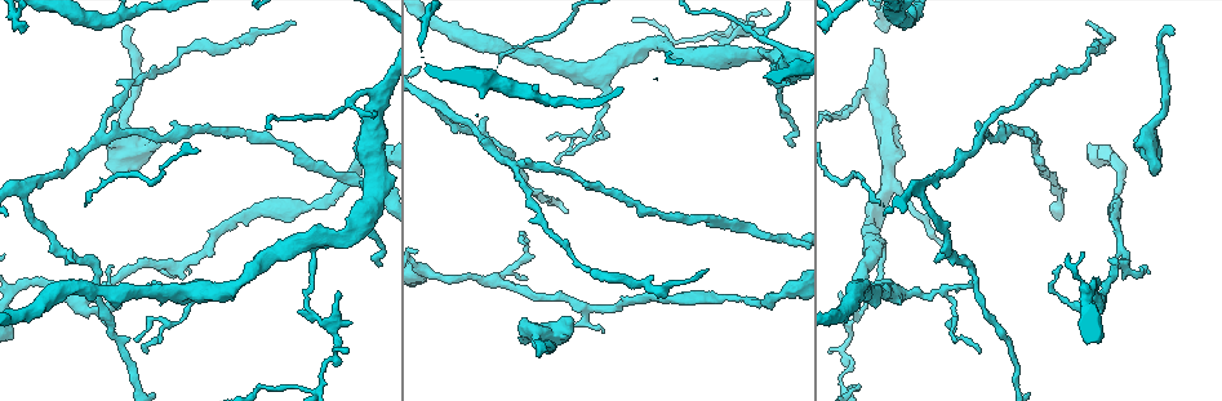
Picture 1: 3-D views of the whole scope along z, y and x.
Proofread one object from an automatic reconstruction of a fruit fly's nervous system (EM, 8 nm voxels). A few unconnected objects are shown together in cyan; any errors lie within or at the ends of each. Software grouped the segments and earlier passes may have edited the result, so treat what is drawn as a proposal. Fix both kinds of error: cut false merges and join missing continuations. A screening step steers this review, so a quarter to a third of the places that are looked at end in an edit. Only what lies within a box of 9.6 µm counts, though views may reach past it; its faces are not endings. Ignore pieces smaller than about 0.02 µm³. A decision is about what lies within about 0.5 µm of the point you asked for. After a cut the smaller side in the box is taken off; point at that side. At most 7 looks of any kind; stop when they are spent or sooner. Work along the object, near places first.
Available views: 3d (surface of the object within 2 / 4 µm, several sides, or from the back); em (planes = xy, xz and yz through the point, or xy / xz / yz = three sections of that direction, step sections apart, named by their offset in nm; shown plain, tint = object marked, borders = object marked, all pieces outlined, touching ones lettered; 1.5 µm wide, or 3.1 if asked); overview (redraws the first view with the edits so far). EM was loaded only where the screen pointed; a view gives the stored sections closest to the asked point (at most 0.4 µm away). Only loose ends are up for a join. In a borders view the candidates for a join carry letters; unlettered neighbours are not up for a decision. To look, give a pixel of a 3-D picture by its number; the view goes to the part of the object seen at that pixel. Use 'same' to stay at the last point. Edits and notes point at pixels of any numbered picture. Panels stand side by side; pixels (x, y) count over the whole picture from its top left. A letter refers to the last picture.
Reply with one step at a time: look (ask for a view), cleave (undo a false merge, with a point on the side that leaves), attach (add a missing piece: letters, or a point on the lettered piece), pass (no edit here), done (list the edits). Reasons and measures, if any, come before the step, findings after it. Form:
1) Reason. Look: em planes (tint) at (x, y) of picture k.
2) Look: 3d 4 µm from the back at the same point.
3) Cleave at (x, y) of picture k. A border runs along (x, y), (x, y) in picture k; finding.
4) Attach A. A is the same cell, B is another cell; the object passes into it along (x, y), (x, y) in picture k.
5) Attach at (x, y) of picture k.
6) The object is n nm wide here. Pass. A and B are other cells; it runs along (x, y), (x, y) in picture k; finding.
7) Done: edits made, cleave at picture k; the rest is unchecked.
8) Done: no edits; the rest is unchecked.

Thin end. Look: 3d 4 µm at (527, 277) of picture 1.

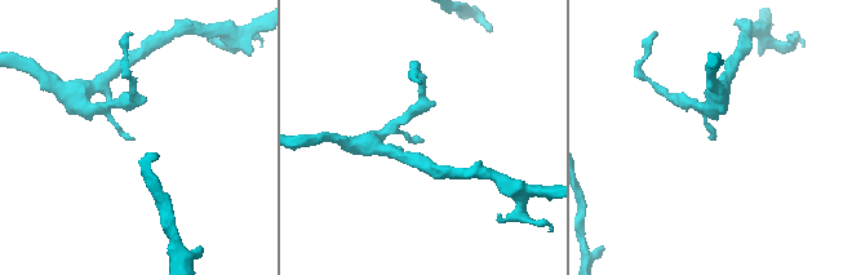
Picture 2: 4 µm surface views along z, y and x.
Look: em planes (plain) at (711, 138) of picture 2.

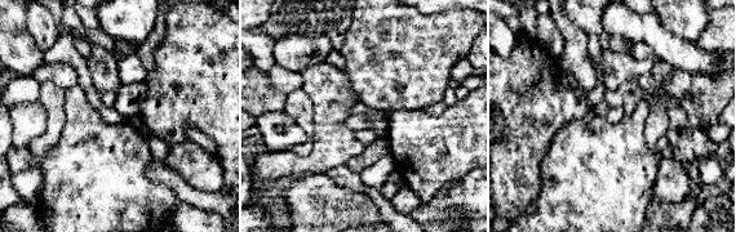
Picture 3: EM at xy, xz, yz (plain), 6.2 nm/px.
Look: em planes (borders) at the same point.

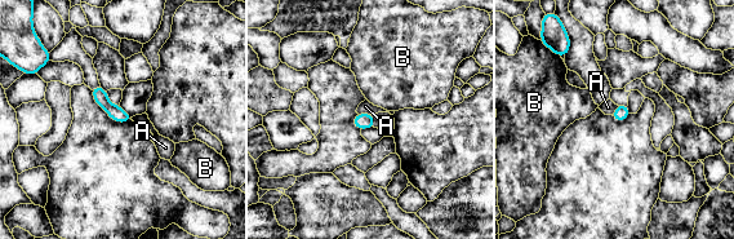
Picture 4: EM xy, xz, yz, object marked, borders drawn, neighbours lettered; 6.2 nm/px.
Pass. A and B are other cells; a border runs along (370, 113), (357, 114) in picture 4; none of them fits.

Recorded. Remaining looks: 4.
Sudden change in width. Look: 3d 4 µm from the back at (714, 297) of picture 1.

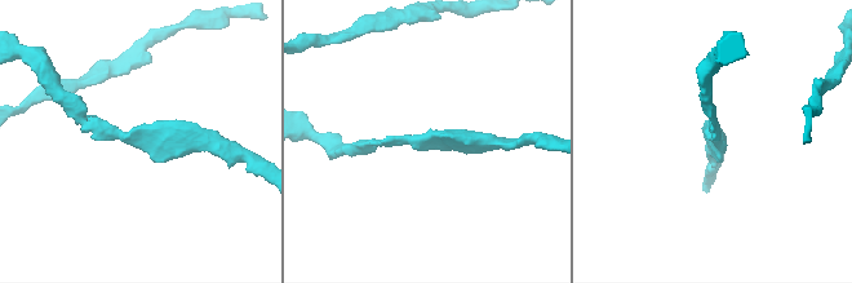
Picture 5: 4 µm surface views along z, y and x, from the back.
The arms are 160, 280 nm wide. Look: em planes (borders) at (719, 138) of picture 5.

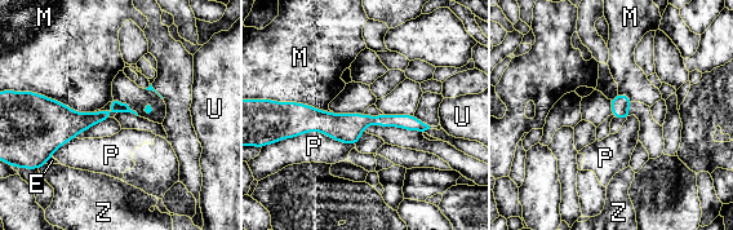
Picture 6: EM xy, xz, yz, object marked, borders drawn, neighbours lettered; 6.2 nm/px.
Pass. E, M, P, U and Z are other cells; it runs along (288, 109), (301, 119), (423, 127) in picture 6; all the same neuron.

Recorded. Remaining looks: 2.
Tapers out. Look: em planes (borders) at (708, 270) of picture 1.

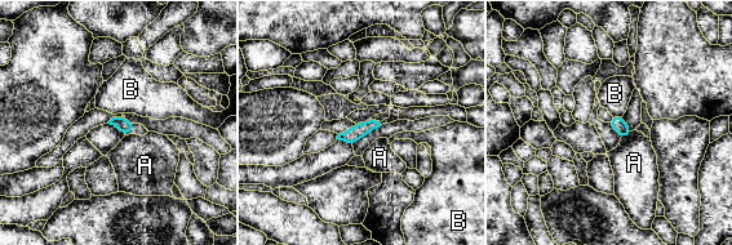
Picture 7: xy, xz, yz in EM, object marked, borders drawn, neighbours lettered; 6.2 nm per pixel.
The object is 80 nm wide here. Pass. A and B are other cells; no lettered piece goes on from it.

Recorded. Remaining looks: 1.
Done: no edits; the rest is unchecked.

